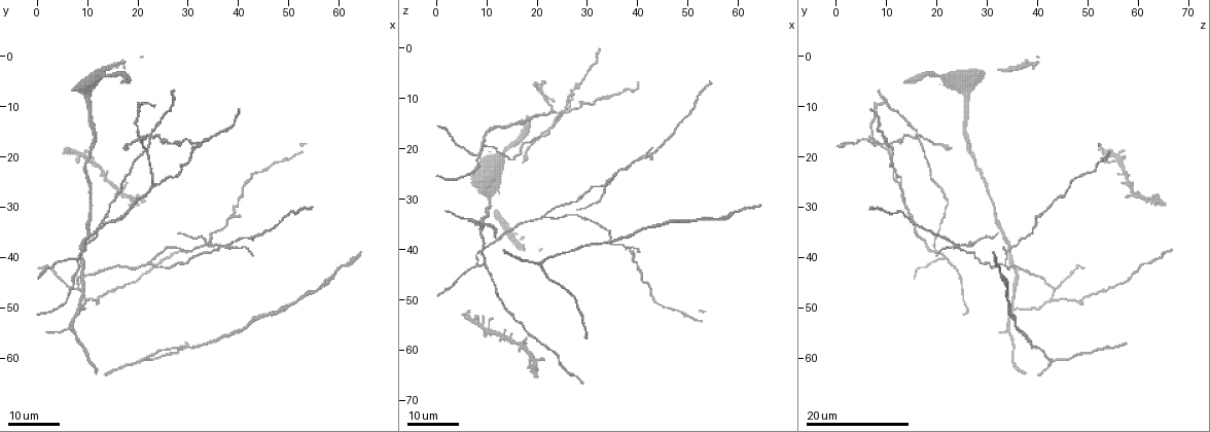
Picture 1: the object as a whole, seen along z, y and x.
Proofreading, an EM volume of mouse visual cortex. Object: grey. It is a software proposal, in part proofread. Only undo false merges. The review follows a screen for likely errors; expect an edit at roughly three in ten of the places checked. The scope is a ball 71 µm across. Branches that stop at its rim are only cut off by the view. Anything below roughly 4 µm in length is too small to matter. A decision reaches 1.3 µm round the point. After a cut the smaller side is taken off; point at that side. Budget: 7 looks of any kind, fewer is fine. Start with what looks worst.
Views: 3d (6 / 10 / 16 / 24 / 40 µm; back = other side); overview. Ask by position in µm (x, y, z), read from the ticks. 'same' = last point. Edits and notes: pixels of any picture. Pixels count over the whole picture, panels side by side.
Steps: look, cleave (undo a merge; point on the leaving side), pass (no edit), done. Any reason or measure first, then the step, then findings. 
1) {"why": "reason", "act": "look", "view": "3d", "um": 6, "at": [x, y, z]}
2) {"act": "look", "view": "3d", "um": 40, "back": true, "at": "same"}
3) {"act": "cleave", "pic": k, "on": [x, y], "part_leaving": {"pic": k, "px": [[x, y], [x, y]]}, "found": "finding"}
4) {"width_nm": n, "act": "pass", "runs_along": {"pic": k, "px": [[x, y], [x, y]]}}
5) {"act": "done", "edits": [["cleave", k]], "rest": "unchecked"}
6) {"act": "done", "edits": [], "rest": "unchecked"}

{"why": "looks like a crossing", "act": "look", "view": "3d", "um": 24, "at": [22.0, 16.0, 16.5]}

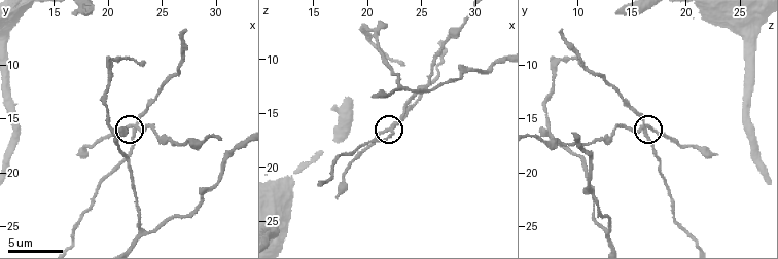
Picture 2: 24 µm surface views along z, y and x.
{"act": "look", "view": "3d", "um": 10, "at": [22.6, 16.2, 16.2]}

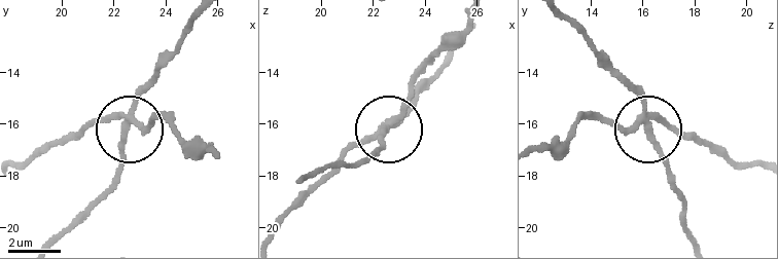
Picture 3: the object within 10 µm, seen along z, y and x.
{"width_nm": 240, "act": "cleave", "pic": 3, "on": [93, 119], "part_leaving": {"pic": 3, "px": [[640, 116], [630, 125], [590, 120], [536, 147]]}, "found": "two cells meet here"}

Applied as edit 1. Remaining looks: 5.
{"act": "look", "view": "overview"}

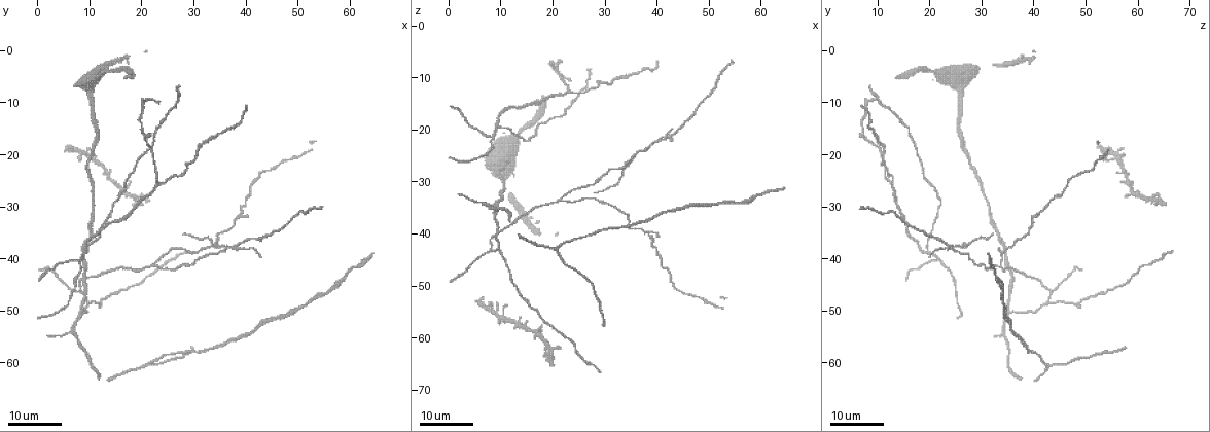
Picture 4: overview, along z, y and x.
{"why": "a fork", "act": "look", "view": "3d", "um": 16, "at": [21.5, 41.5, 34.0]}

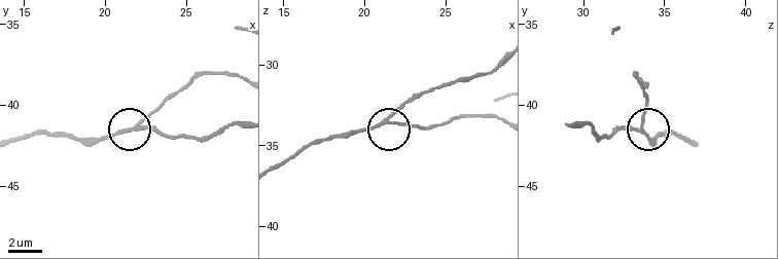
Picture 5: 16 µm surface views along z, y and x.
{"act": "look", "view": "3d", "um": 6, "at": [21.5, 41.4, 33.5]}

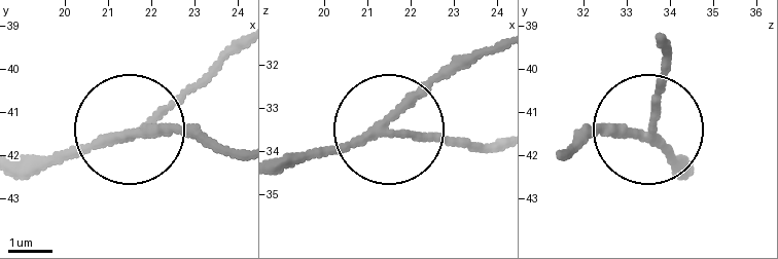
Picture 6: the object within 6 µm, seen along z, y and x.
{"act": "look", "view": "3d", "um": 6, "back": true, "at": [21.45, 41.50, 33.50]}

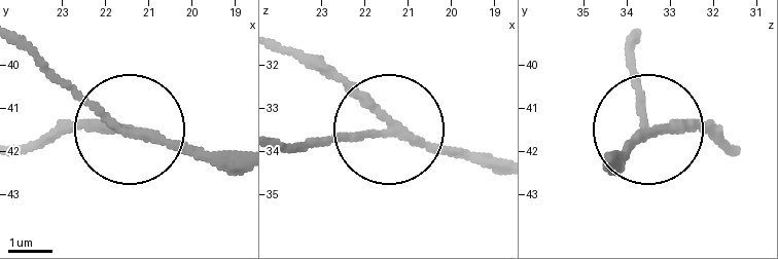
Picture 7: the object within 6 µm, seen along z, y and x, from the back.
{"width_nm": 190, "act": "pass", "runs_along": {"pic": 7, "px": [[497, 170], [409, 144], [302, 51]]}, "found": "all the same cell"}

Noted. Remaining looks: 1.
{"act": "done", "edits": [["cleave", 3]], "rest": "unchecked"}

